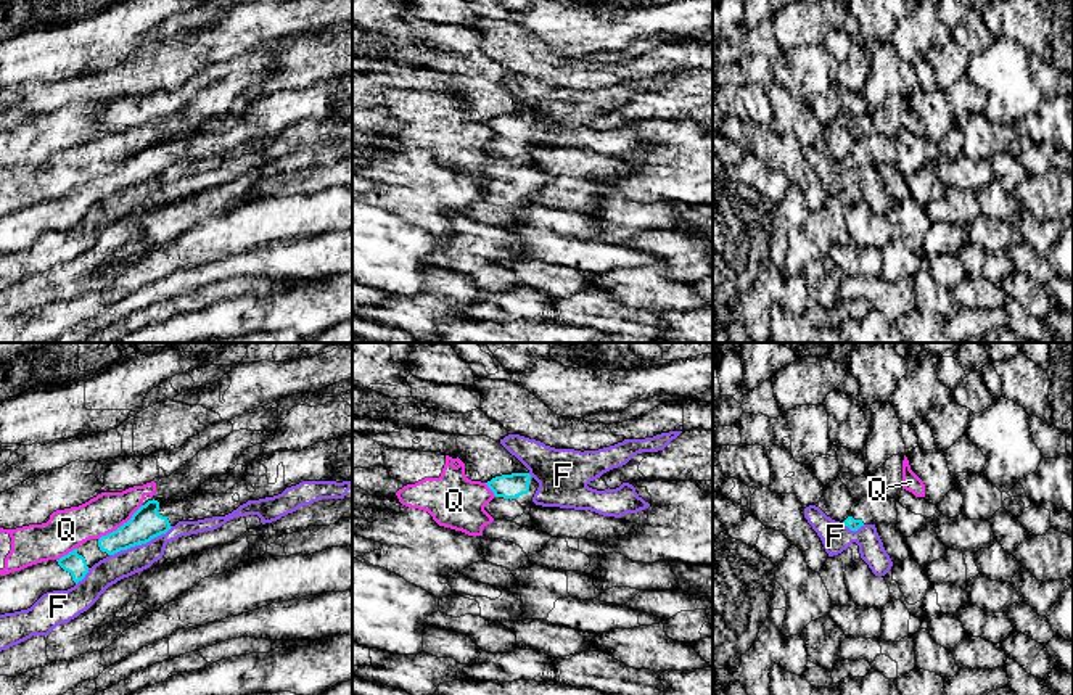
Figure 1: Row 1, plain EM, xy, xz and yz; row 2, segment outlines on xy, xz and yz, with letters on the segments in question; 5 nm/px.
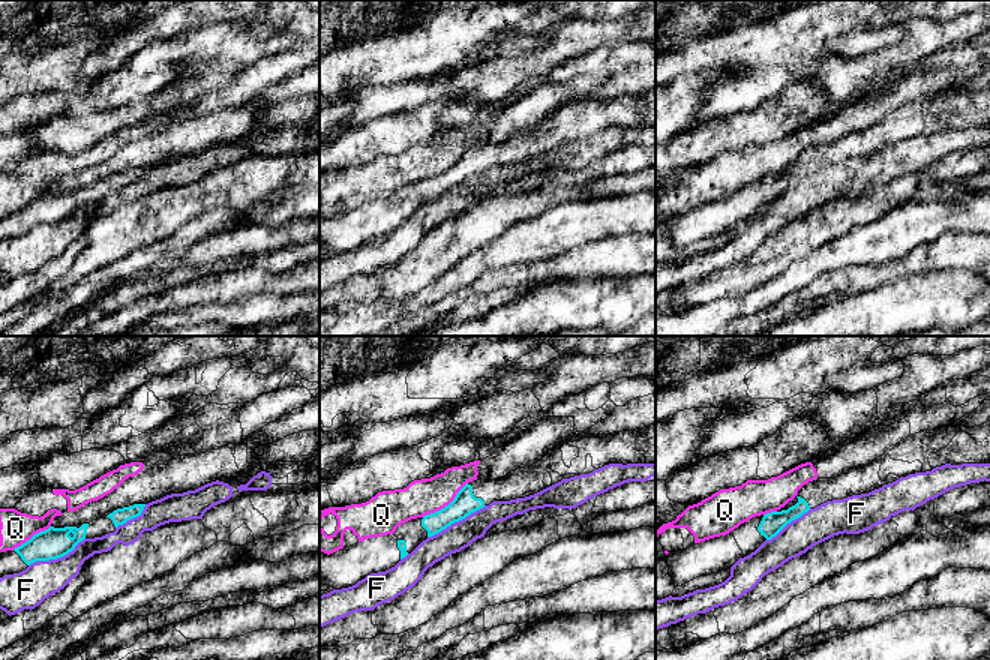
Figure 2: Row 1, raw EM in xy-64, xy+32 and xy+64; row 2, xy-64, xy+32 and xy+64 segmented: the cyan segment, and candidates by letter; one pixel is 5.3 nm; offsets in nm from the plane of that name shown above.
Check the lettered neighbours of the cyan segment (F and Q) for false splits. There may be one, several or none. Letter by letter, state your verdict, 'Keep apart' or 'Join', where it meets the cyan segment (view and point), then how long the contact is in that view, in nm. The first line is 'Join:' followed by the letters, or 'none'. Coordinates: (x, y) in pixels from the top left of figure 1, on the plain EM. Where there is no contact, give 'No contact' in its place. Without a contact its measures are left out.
Join: none
F: Keep apart. Touches cyan at xy (140, 184). Shared border 360 nm
Q: Keep apart. Touches cyan at xy (121, 166). Shared border 280 nm

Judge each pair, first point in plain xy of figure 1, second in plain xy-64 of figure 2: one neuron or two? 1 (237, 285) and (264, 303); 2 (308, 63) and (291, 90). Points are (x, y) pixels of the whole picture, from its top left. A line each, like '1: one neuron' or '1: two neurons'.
1: two neurons
2: two neurons

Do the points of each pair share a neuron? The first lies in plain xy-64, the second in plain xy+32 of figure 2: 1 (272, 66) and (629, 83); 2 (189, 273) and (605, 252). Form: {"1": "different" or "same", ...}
{"1": "same", "2": "same"}

